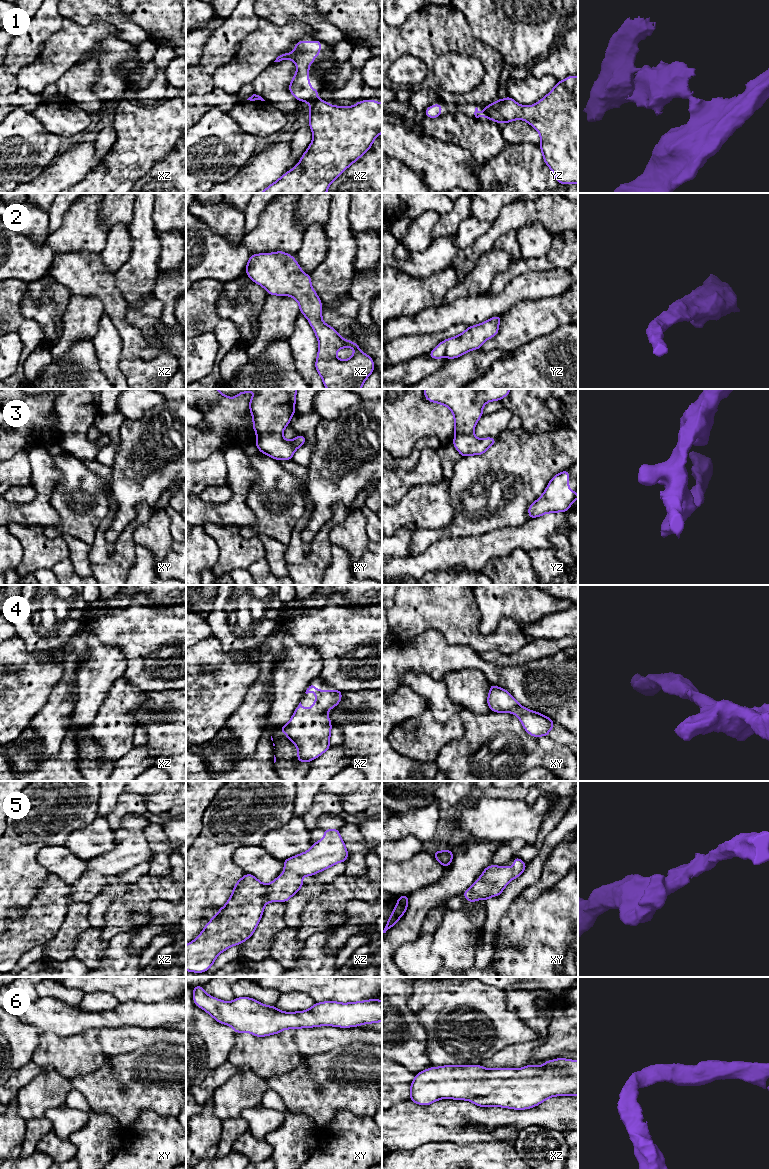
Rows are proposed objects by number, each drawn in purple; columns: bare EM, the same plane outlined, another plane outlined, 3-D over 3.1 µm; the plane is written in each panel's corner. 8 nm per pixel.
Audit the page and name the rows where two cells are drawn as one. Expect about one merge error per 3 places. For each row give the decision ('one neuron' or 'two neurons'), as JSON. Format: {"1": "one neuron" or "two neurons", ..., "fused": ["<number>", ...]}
{"1": "two neurons", "2": "one neuron", "3": "two neurons", "4": "one neuron", "5": "one neuron", "6": "one neuron", "fused": ["1", "3"]}

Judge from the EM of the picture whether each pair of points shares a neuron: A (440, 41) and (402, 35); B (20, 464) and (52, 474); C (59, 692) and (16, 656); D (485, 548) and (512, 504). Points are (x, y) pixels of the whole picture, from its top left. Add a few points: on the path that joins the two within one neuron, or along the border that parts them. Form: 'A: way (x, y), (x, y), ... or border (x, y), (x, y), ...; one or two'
A: way (431, 37), (411, 36); one
B: border (28, 450), (31, 469), (29, 485); two
C: border (62, 665), (63, 677), (53, 688), (42, 707); two
D: border (520, 524), (474, 534); two

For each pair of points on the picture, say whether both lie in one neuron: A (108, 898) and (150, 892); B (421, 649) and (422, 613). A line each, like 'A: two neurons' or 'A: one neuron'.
A: two neurons
B: two neurons

